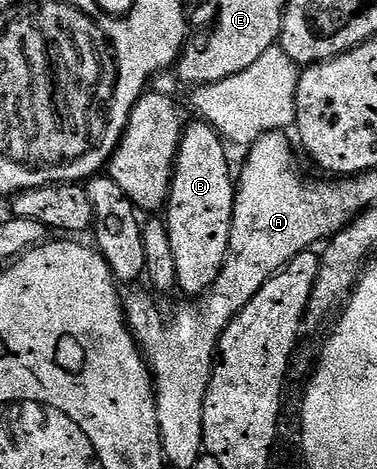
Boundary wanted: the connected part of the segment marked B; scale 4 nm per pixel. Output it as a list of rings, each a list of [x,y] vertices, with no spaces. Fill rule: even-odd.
[[[189,123],[183,131],[180,148],[177,150],[175,167],[171,179],[166,205],[166,223],[170,234],[170,250],[174,254],[174,266],[178,266],[176,279],[179,291],[184,291],[188,298],[199,298],[207,292],[209,286],[218,278],[224,265],[226,250],[230,246],[230,226],[236,201],[234,168],[228,165],[228,152],[225,141],[210,124]]]

